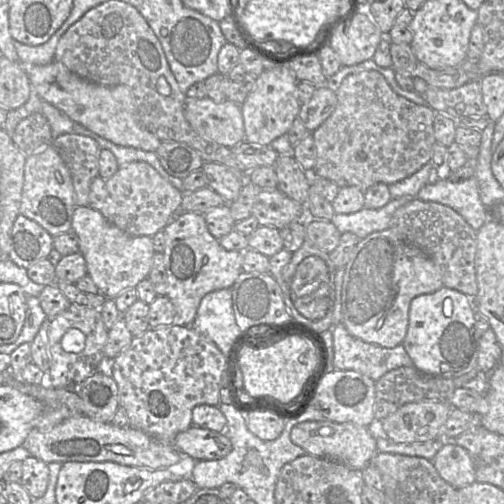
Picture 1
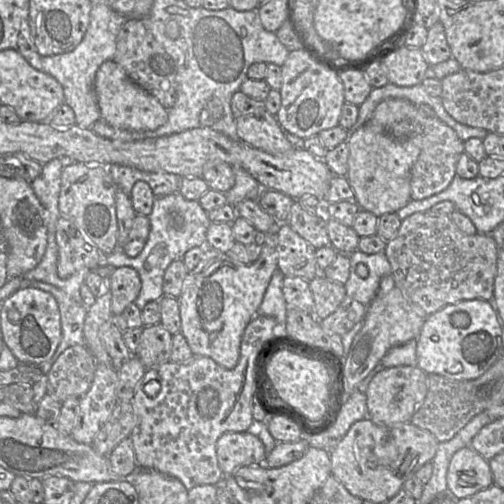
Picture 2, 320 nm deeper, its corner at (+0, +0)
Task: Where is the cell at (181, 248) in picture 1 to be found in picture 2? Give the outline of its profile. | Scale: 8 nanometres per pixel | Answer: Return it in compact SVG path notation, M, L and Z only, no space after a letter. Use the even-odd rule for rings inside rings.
M276 229L266 233L266 240L259 258L249 264L238 262L226 253L211 248L208 244L201 262L188 272L178 298L181 317L181 334L194 356L205 356L226 369L233 369L239 360L240 344L245 328L258 315L258 309L270 283L273 273L278 269Z

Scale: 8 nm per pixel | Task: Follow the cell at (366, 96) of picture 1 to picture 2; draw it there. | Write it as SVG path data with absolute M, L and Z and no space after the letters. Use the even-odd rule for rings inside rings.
M389 98L381 101L375 108L370 120L365 125L380 127L382 131L396 139L411 141L420 149L420 154L411 169L411 198L421 200L444 191L456 176L456 164L464 153L464 142L457 133L437 117L428 117L418 107L404 99Z

